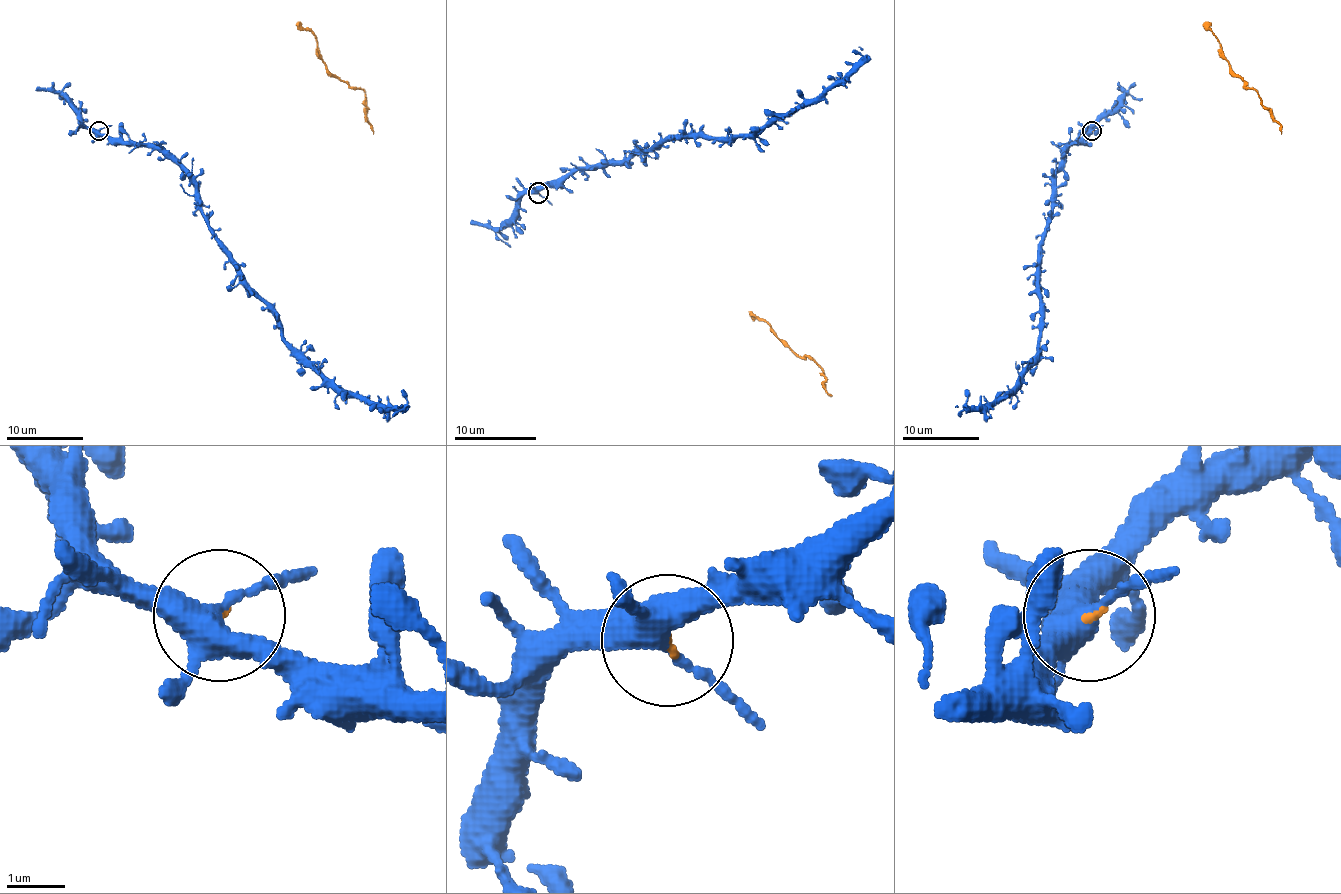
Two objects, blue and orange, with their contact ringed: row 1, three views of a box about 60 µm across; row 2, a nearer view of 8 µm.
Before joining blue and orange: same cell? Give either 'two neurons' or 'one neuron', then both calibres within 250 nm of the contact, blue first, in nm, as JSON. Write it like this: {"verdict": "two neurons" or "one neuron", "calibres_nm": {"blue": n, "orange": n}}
{"verdict": "one neuron", "calibres_nm": {"blue": 440, "orange": 70}}

